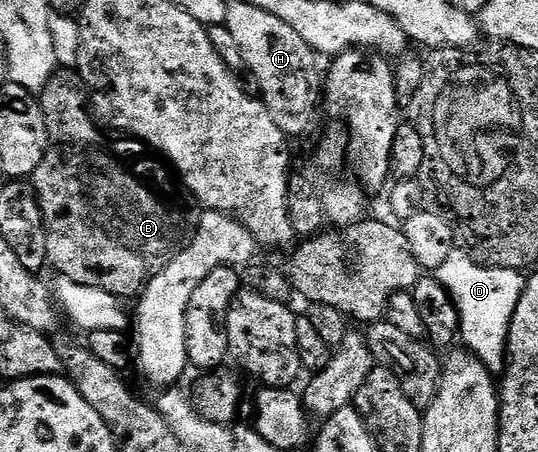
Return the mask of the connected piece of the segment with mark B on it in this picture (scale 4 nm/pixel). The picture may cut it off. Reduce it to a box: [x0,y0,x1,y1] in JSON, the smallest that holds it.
[31,70,202,297]

